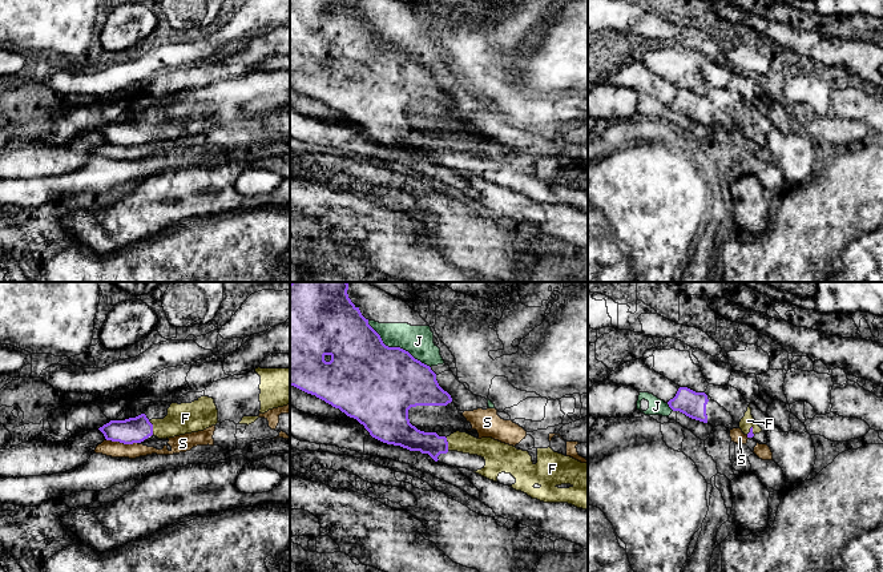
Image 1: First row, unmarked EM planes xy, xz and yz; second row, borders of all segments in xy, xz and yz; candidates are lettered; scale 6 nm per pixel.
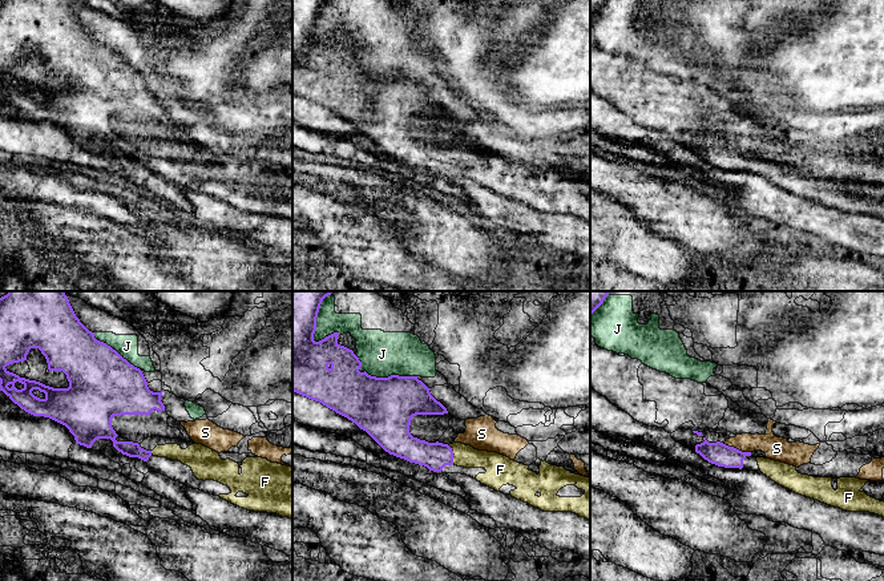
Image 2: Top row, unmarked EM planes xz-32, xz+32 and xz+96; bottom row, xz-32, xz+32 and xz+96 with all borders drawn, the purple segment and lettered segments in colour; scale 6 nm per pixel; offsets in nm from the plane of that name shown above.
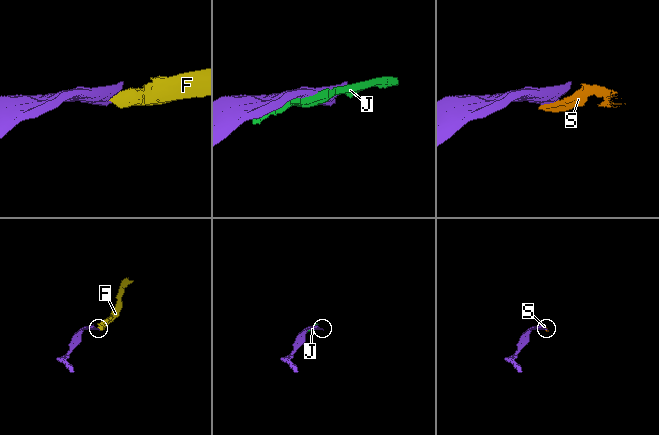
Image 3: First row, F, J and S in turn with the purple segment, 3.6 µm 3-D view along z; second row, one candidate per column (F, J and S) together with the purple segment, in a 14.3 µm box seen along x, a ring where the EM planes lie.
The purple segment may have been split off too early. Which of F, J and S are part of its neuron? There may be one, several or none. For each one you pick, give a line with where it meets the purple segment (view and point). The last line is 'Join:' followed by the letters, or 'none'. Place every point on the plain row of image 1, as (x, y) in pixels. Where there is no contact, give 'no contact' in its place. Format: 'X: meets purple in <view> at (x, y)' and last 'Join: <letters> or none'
F: meets purple in xy at (152, 129)
Join: F

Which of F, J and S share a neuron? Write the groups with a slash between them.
F / J S

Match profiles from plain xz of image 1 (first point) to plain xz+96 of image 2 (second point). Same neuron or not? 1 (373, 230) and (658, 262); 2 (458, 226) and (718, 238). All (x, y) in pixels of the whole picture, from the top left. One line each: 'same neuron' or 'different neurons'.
1: same neuron
2: same neuron

